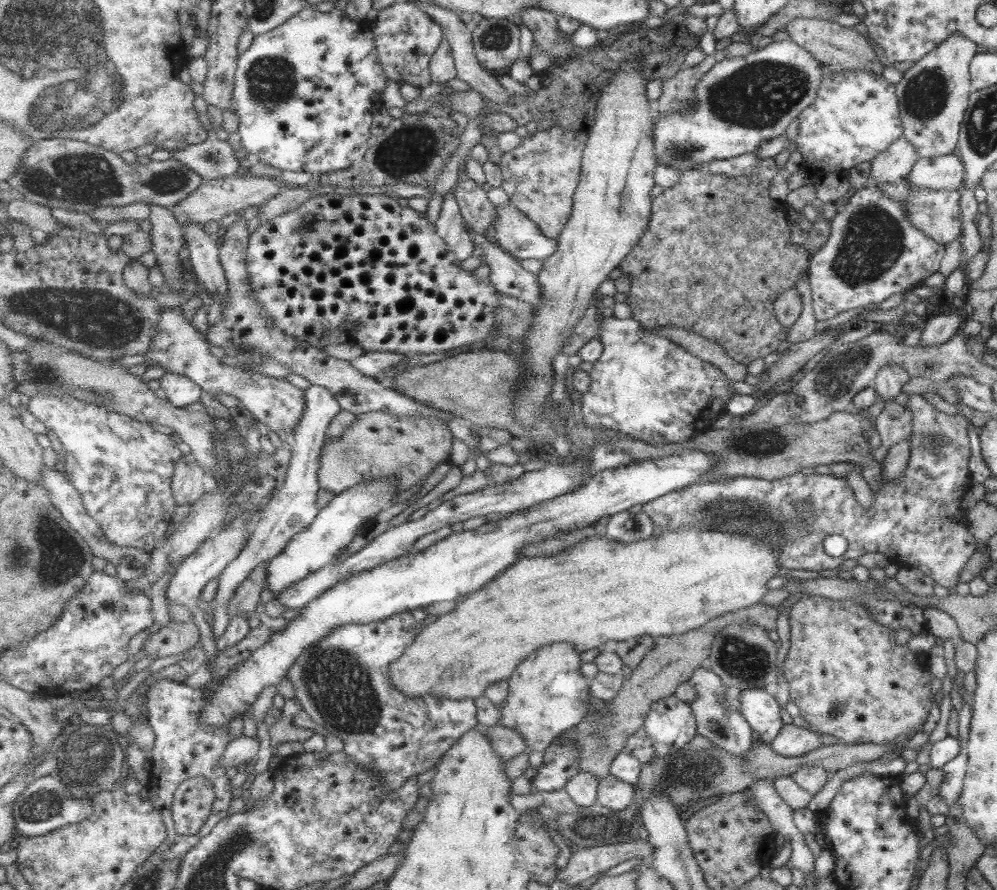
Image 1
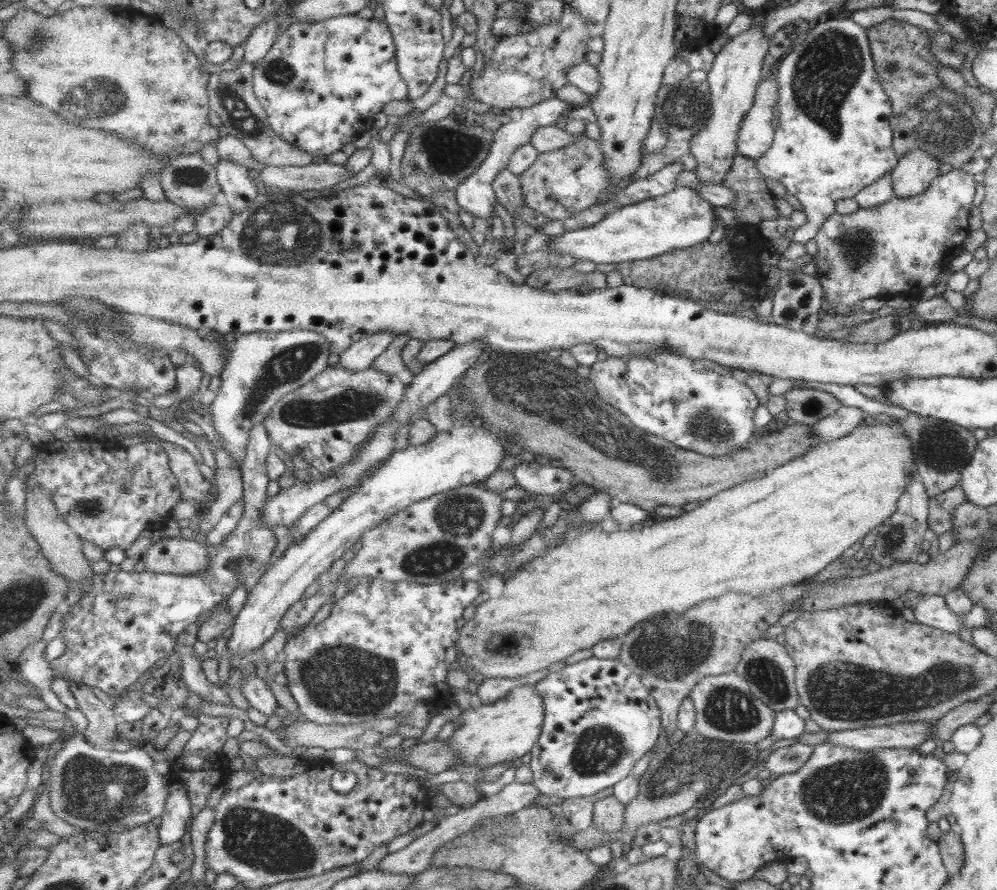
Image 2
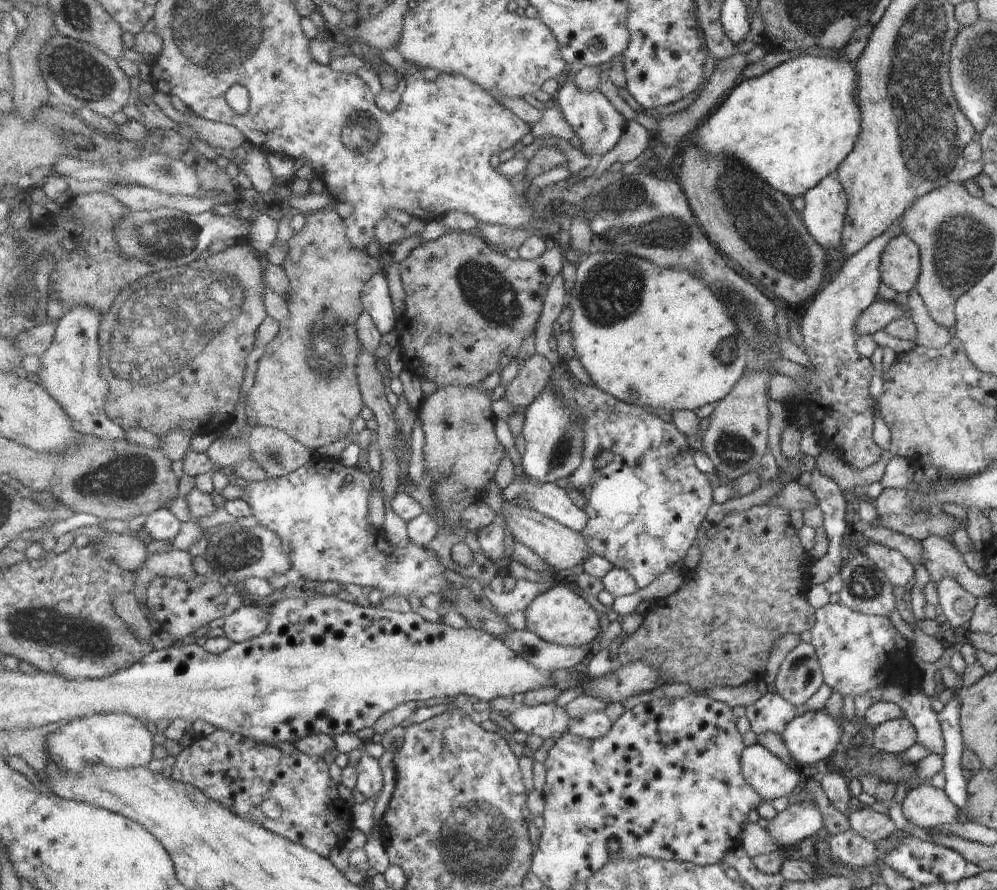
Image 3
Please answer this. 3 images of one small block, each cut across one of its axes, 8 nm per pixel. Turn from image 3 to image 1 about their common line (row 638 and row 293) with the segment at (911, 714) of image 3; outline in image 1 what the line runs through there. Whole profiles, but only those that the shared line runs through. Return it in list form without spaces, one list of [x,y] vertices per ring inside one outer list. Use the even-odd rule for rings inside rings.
[[[871,186],[871,188],[862,187],[855,190],[844,206],[835,216],[829,221],[830,233],[826,242],[817,250],[812,252],[808,257],[808,281],[811,290],[811,306],[815,320],[827,320],[845,310],[851,308],[865,308],[867,304],[879,303],[885,300],[888,296],[897,293],[905,293],[913,288],[916,284],[922,284],[930,274],[933,274],[939,266],[941,257],[944,255],[944,245],[937,244],[931,239],[928,239],[921,231],[917,230],[908,219],[908,214],[902,209],[899,201],[887,196],[879,187]]]

